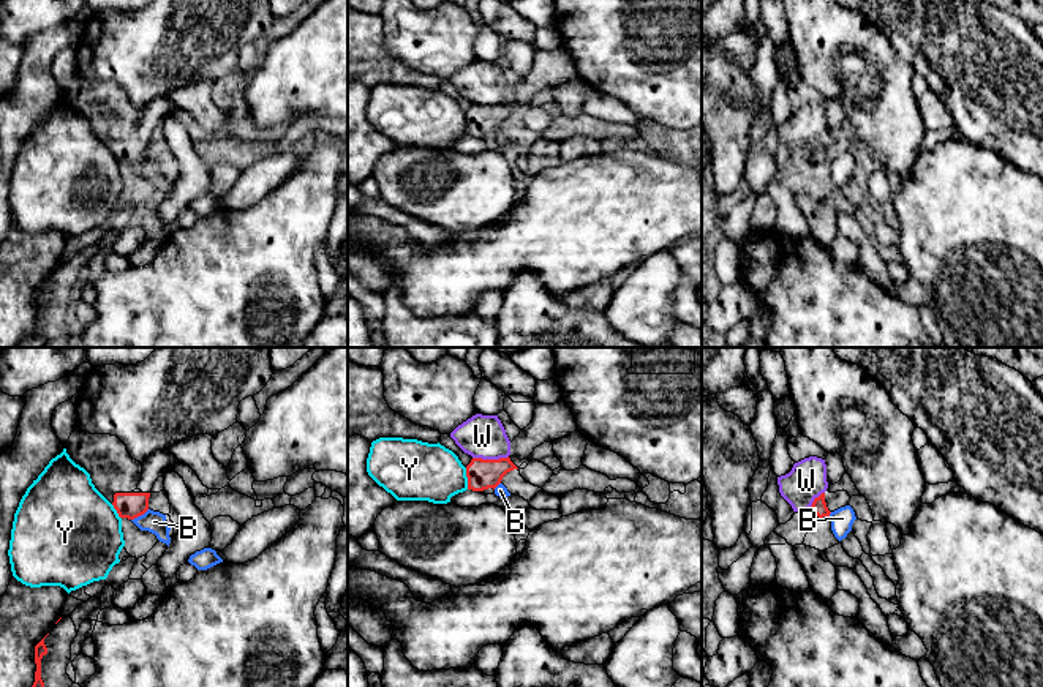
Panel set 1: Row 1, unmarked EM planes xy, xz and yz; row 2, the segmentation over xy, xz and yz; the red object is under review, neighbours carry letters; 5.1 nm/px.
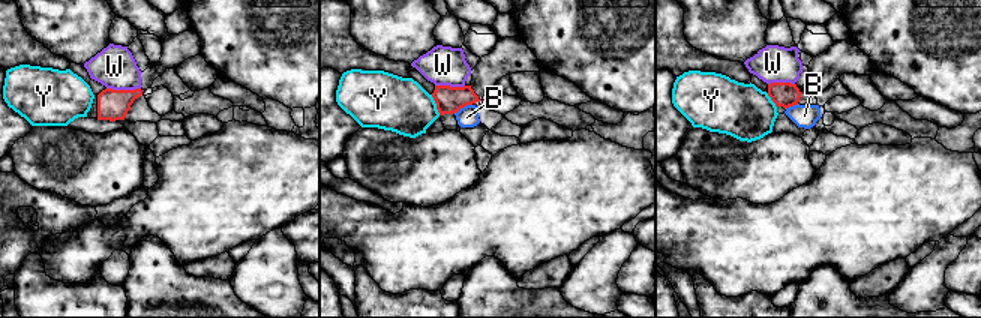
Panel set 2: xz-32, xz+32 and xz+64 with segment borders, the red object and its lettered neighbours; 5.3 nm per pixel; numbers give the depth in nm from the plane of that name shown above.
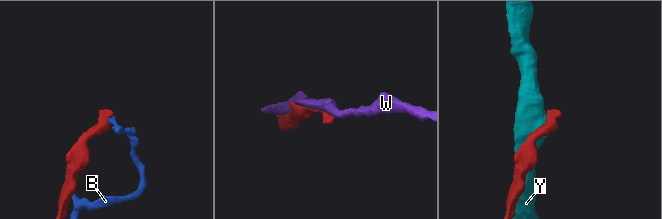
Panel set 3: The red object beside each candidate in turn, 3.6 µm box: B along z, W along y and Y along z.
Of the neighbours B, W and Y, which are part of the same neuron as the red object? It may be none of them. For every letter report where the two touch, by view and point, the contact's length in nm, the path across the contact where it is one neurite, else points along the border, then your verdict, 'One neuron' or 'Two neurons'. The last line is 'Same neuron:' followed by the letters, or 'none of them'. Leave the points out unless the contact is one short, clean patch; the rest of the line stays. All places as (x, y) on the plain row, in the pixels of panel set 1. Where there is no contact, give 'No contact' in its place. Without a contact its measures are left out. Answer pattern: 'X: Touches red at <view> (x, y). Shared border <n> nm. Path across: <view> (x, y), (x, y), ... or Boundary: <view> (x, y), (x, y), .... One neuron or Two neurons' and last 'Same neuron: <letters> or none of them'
B: Touches red at xy (139, 161). Shared border 110 nm. Boundary: xy (149, 155), (131, 166). Two neurons
W: Touches red at xz (490, 106). Shared border 180 nm. Two neurons
Y: Touches red at xz (468, 125). Shared border 110 nm. Boundary: xz (465, 114), (468, 135). Two neurons
Same neuron: none of them

